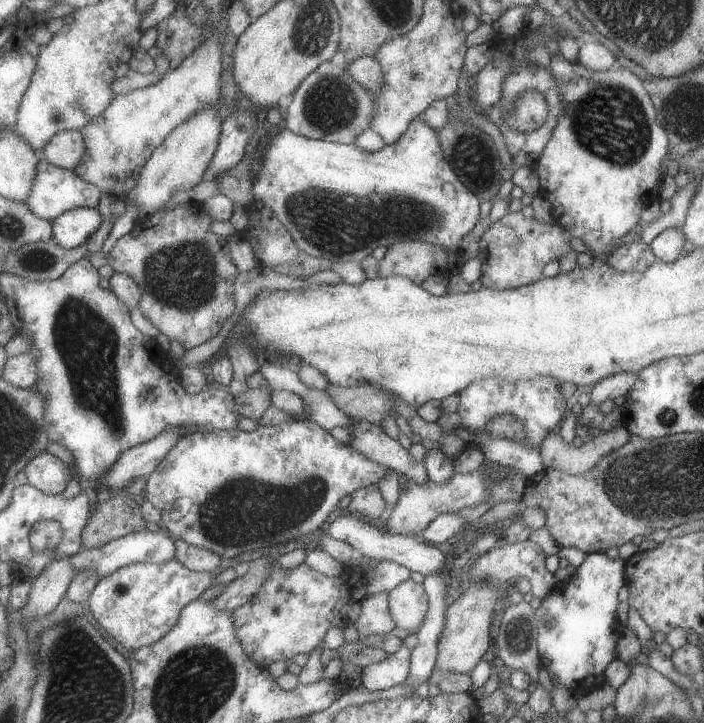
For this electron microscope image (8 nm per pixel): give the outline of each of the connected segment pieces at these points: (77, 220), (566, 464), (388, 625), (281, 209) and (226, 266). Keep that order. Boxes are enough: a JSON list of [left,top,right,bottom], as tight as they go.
[[53,208,103,249],[540,424,630,475],[355,592,398,637],[254,117,479,263],[107,203,240,350]]

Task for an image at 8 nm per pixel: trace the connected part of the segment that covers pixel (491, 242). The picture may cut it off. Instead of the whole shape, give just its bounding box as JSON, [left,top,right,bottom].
[476,211,572,290]

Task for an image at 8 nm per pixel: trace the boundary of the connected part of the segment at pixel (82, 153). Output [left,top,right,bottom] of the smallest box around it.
[41,130,87,170]

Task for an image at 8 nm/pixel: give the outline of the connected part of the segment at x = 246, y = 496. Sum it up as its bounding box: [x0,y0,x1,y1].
[144,419,387,563]

